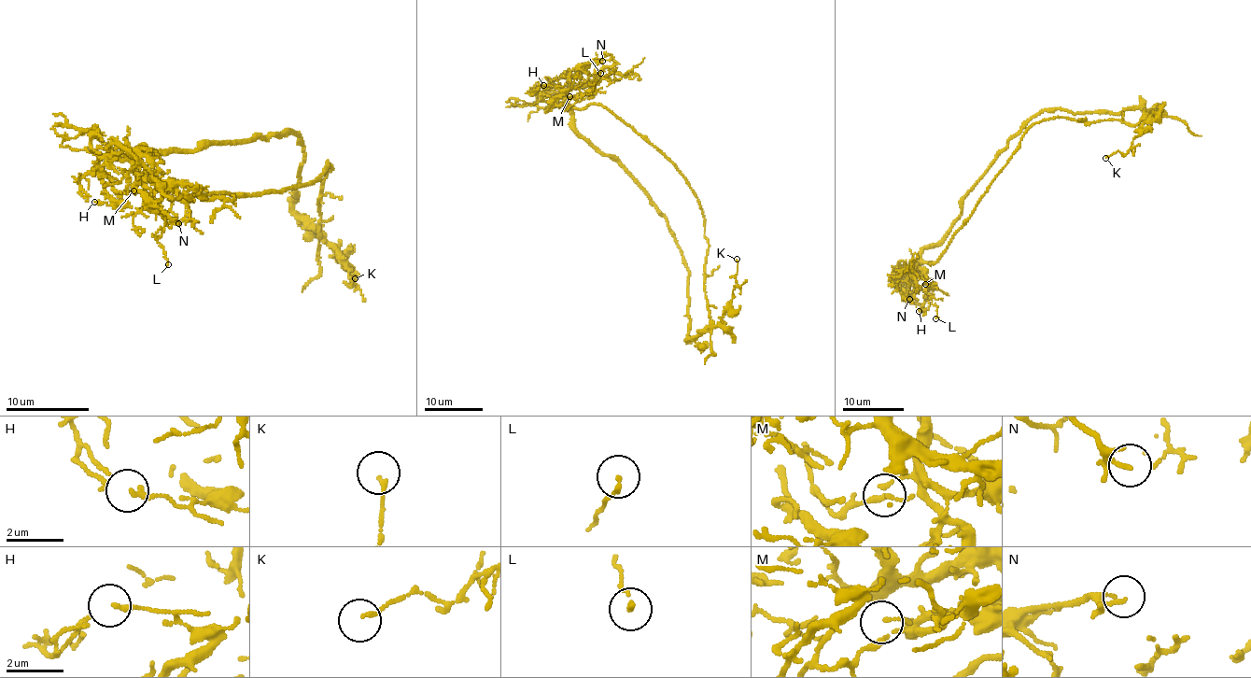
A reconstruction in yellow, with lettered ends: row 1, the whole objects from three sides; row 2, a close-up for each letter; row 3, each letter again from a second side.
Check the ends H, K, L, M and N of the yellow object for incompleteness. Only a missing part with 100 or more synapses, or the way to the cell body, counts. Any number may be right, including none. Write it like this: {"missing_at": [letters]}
{"missing_at": []}

